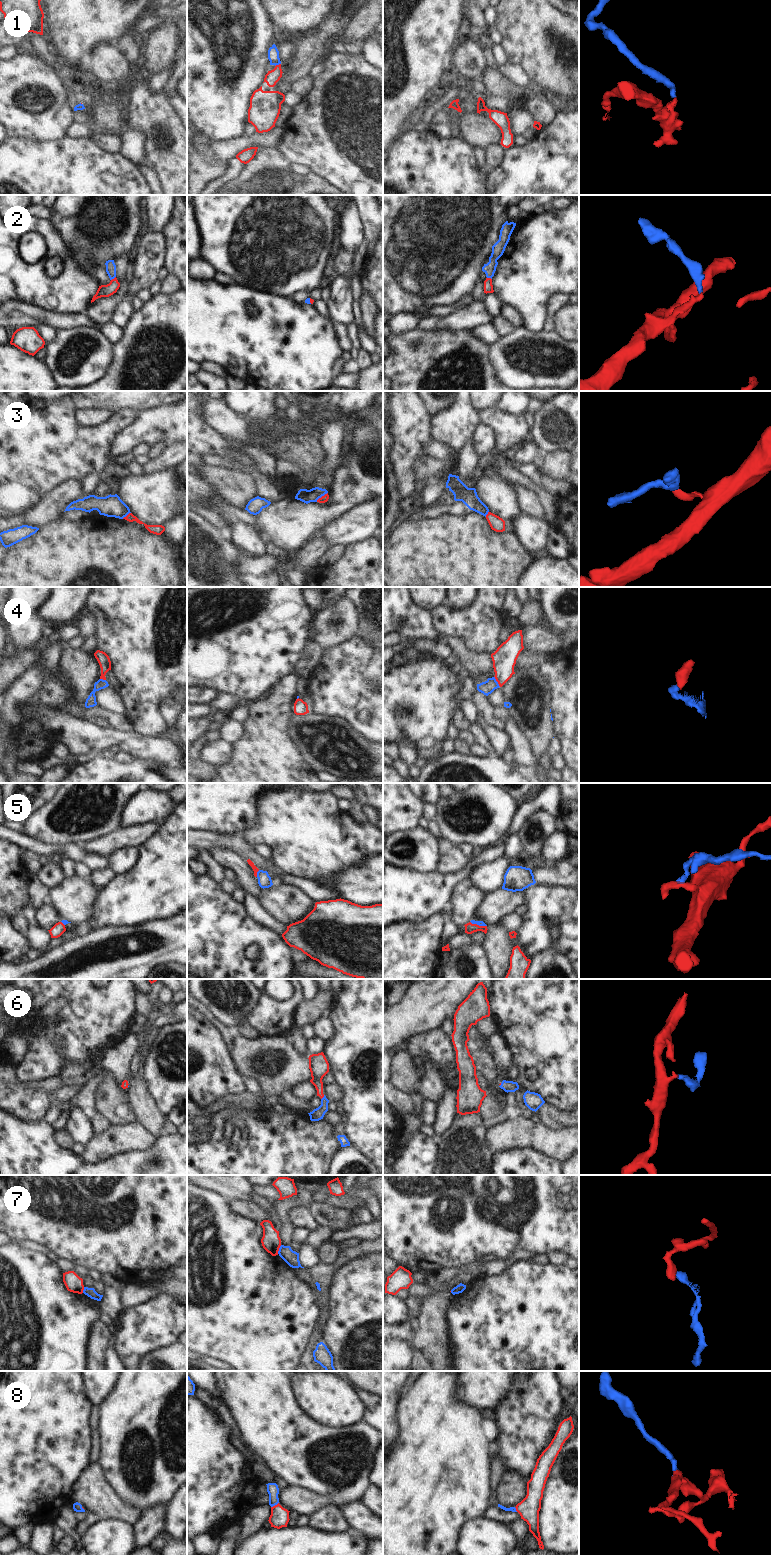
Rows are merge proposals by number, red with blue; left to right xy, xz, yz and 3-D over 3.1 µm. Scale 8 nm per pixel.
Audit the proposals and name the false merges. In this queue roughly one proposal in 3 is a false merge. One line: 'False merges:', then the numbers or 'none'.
False merges: 3, 4, 5, 7

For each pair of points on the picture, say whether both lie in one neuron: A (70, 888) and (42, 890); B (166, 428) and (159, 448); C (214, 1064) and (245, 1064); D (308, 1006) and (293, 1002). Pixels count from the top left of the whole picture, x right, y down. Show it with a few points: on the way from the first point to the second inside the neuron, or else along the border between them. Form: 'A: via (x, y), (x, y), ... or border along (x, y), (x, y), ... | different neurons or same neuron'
A: border along (51, 889), (49, 903) | different neurons
B: border along (168, 445), (159, 440), (152, 447) | different neurons
C: border along (231, 1051), (236, 1068), (245, 1079) | different neurons
D: border along (305, 999), (299, 1003), (295, 1010), (293, 1025) | different neurons

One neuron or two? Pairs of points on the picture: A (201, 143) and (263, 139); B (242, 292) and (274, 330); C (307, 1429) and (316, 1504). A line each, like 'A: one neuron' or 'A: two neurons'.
A: two neurons
B: one neuron
C: two neurons

